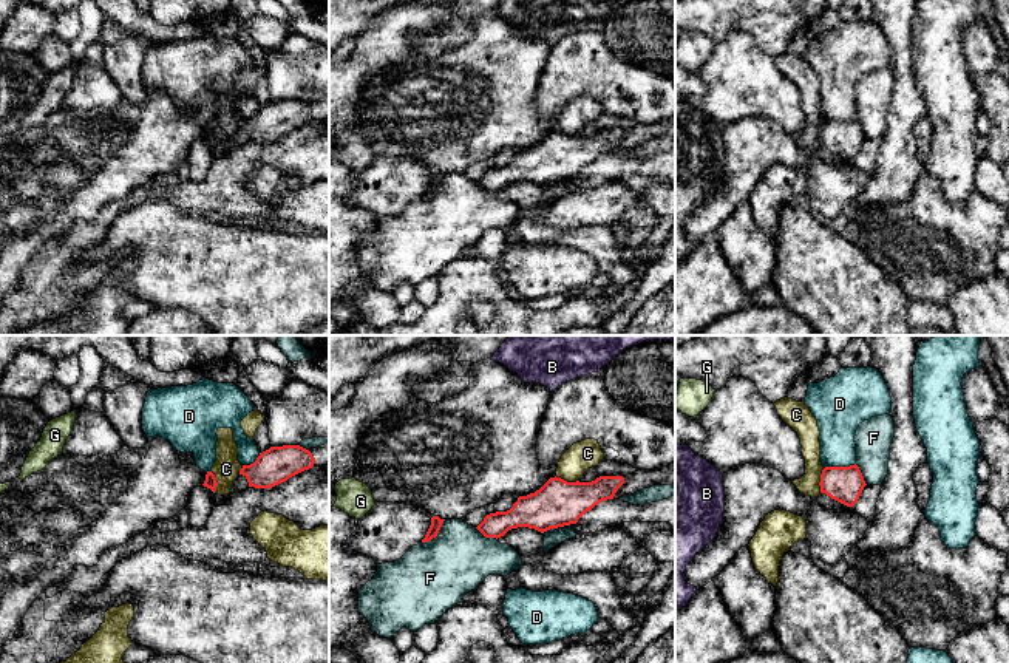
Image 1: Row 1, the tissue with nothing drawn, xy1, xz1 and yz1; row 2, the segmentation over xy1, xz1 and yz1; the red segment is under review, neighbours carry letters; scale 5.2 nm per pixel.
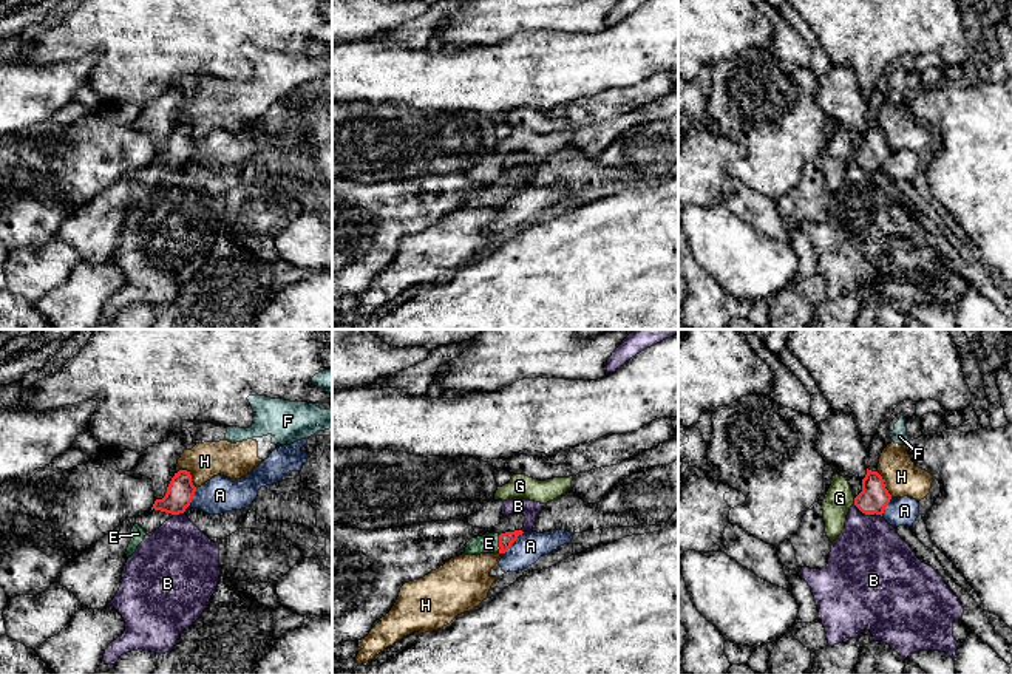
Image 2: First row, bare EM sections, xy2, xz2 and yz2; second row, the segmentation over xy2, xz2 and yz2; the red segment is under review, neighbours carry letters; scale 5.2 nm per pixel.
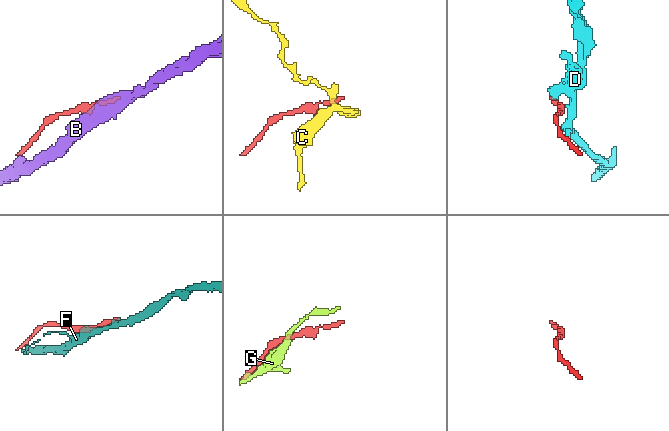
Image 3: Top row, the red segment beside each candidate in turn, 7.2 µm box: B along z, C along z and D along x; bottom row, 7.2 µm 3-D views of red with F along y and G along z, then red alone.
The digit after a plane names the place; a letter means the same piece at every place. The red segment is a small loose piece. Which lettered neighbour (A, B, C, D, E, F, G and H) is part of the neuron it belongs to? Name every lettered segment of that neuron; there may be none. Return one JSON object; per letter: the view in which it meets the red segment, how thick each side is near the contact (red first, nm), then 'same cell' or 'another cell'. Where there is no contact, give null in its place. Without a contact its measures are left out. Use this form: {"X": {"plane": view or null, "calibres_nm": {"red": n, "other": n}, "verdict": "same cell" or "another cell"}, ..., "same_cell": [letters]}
{"A": {"plane": "xz2", "calibres_nm": {"red": 80, "other": 160}, "verdict": "another cell"}, "B": {"plane": "xy2", "calibres_nm": {"red": 140, "other": 400}, "verdict": "another cell"}, "C": {"plane": "yz1", "calibres_nm": {"red": 190, "other": 110}, "verdict": "another cell"}, "D": {"plane": "yz1", "calibres_nm": {"red": 190, "other": 220}, "verdict": "another cell"}, "E": {"plane": "xz2", "calibres_nm": {"red": 80, "other": 110}, "verdict": "same cell"}, "F": {"plane": "xz1", "calibres_nm": {"red": 60, "other": 380}, "verdict": "another cell"}, "G": {"plane": "yz2", "calibres_nm": {"red": 150, "other": 150}, "verdict": "another cell"}, "H": {"plane": "xy2", "calibres_nm": {"red": 140, "other": 190}, "verdict": "another cell"}, "same_cell": ["E"]}

